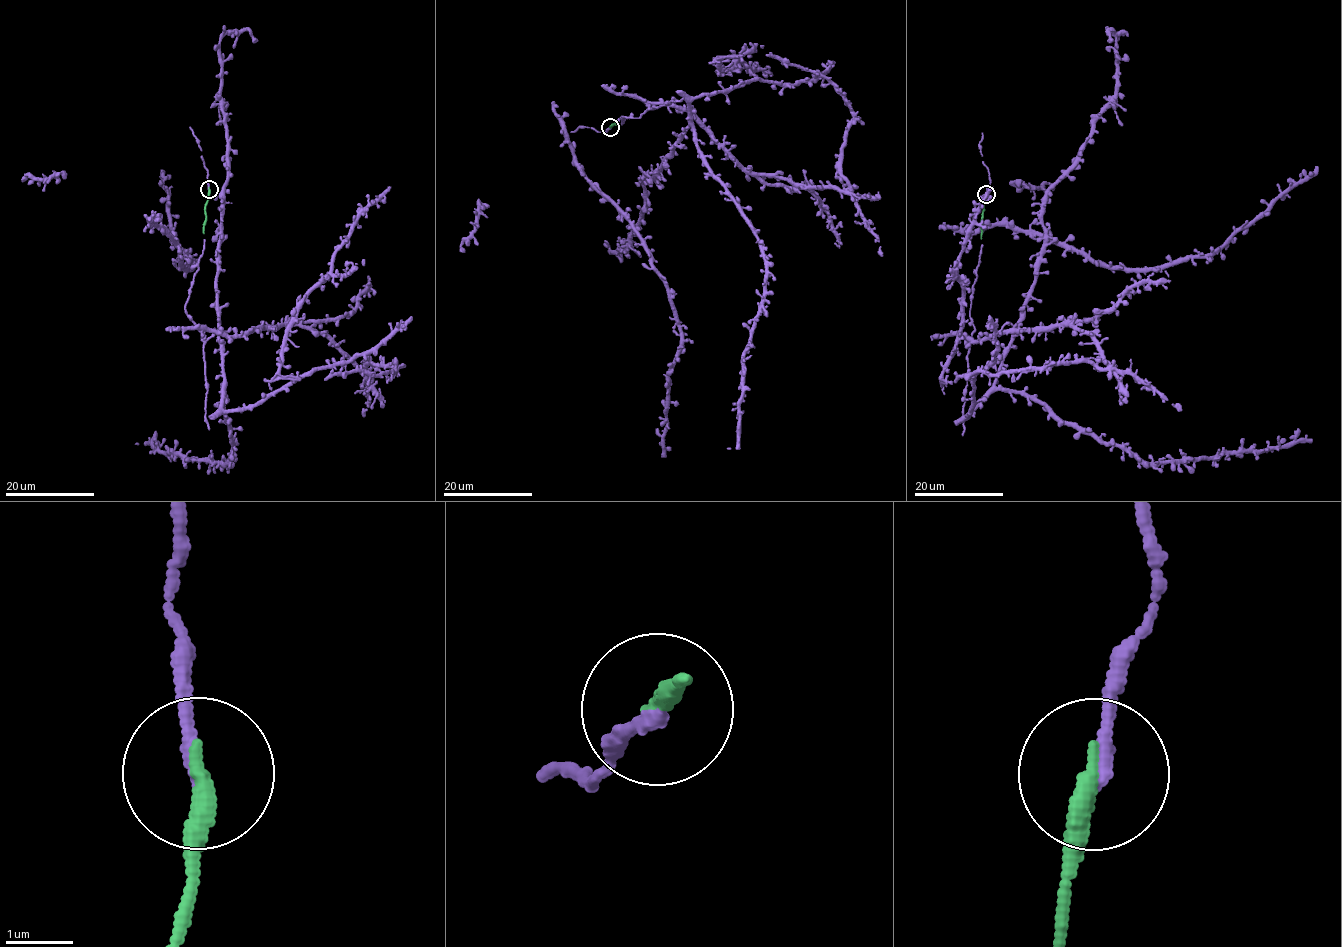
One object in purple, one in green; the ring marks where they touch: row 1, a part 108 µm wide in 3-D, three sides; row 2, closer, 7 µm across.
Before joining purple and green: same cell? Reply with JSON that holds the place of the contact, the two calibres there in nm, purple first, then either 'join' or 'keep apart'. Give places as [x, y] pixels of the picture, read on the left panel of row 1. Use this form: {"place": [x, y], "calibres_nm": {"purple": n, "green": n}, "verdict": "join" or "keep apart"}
{"place": [209, 189], "calibres_nm": {"purple": 220, "green": 320}, "verdict": "join"}

